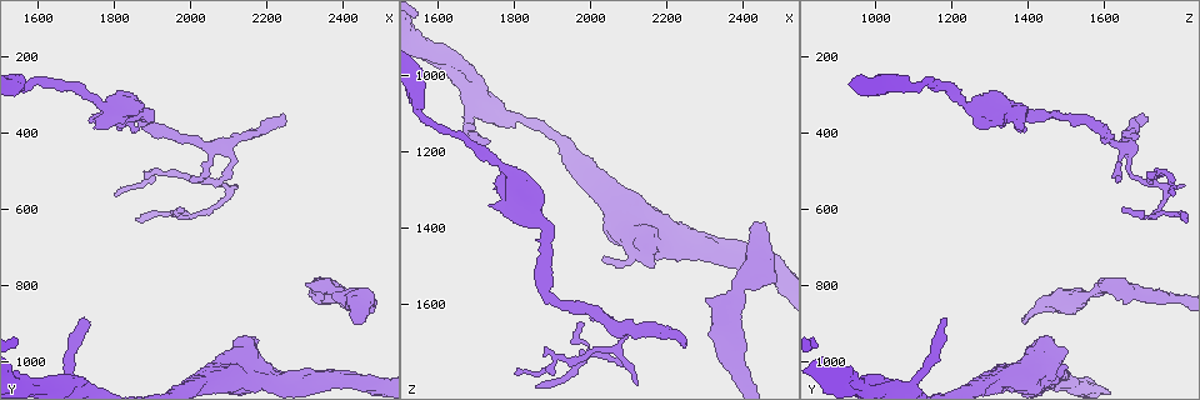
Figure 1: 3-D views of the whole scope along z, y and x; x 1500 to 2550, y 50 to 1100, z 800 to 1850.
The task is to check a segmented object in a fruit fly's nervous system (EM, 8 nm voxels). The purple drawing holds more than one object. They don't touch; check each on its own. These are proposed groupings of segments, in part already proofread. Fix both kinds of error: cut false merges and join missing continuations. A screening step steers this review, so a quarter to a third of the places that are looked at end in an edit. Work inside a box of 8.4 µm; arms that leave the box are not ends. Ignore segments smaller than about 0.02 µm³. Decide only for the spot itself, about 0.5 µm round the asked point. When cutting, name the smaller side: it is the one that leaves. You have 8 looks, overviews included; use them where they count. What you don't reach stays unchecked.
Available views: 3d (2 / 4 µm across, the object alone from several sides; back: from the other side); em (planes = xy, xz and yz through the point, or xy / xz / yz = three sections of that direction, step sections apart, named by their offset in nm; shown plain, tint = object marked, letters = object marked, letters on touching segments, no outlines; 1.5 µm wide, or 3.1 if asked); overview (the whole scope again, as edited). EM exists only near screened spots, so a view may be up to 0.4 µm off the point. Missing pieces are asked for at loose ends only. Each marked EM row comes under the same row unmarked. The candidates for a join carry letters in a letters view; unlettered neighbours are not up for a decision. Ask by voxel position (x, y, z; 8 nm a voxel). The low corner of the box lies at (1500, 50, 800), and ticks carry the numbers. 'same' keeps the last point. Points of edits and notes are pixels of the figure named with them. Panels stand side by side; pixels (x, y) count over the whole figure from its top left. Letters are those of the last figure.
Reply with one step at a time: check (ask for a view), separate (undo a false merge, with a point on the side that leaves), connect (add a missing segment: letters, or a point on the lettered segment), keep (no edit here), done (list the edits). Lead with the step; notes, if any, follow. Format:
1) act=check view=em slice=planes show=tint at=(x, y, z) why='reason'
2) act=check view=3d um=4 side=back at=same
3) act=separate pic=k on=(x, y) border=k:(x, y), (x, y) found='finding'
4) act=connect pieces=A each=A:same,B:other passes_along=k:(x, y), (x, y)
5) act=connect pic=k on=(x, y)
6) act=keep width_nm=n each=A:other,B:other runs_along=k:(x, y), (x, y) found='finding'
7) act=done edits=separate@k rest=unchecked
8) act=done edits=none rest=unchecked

act=check view=em slice=yz step=8 show=tint at=(1730, 890, 1185)

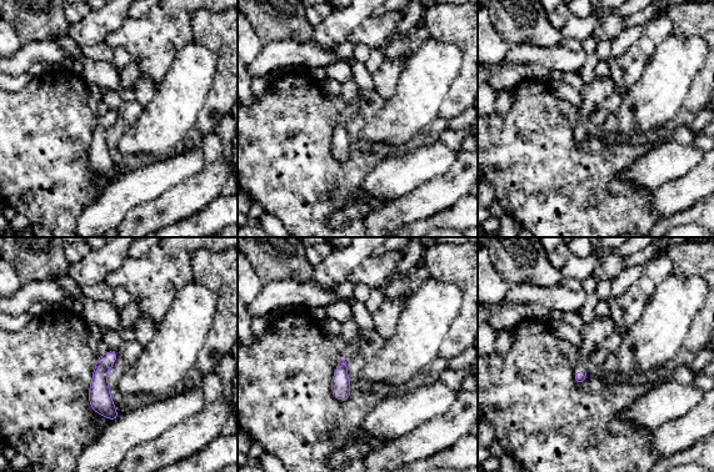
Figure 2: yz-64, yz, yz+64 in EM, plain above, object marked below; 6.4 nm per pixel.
act=check view=em slice=xz step=8 show=letters at=same why='another direction'

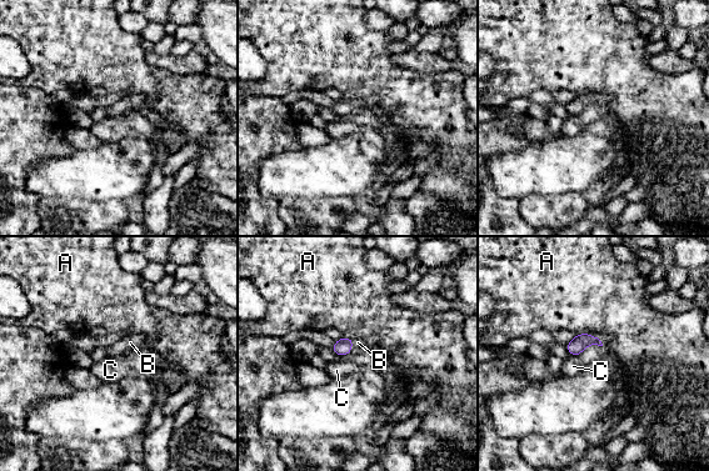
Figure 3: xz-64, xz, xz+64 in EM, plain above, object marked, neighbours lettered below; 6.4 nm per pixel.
act=connect pieces=B longest_contact=A:90nm each=A:other,B:same,C:other passes_along=3:(343, 346), (351, 345), (358, 342) found='it goes on there'

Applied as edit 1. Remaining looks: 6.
act=check view=em slice=xz step=4 show=letters at=(2435, 905, 1395) why='an open end'

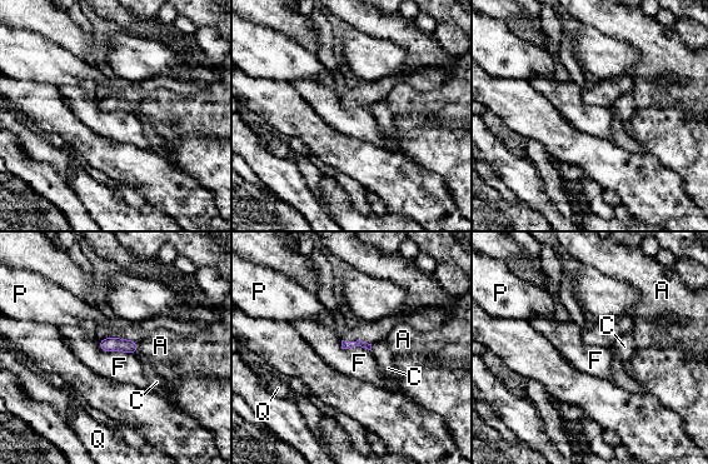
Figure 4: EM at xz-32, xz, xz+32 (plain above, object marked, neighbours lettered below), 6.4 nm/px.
act=keep longest_contact=F:260nm each=A:other,C:other,F:other,P:other,Q:other border=4:(98, 342), (104, 352), (134, 355) found='none of them fits'

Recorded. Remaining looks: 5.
act=check view=em slice=xy step=8 show=letters at=(2005, 525, 1635) why='an open end'

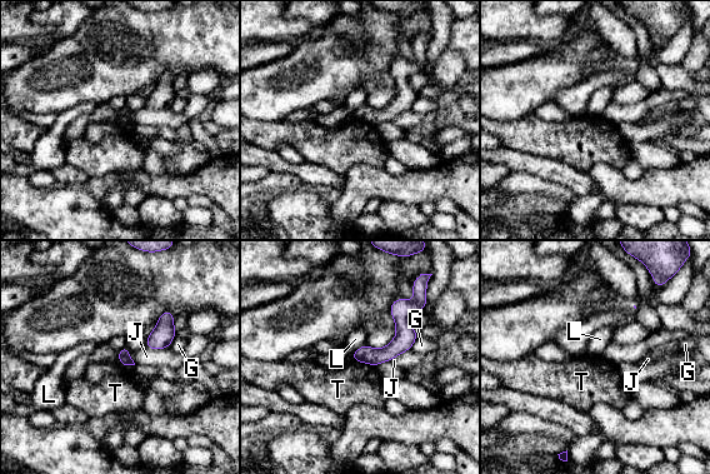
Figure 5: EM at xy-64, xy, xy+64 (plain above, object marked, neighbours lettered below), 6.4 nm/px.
act=keep each=G:other,J:other,L:other,T:other runs_along=5:(409, 304), (386, 354), (355, 357) found='none of them fits'

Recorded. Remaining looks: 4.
act=done edits=connect@3 rest=unchecked

